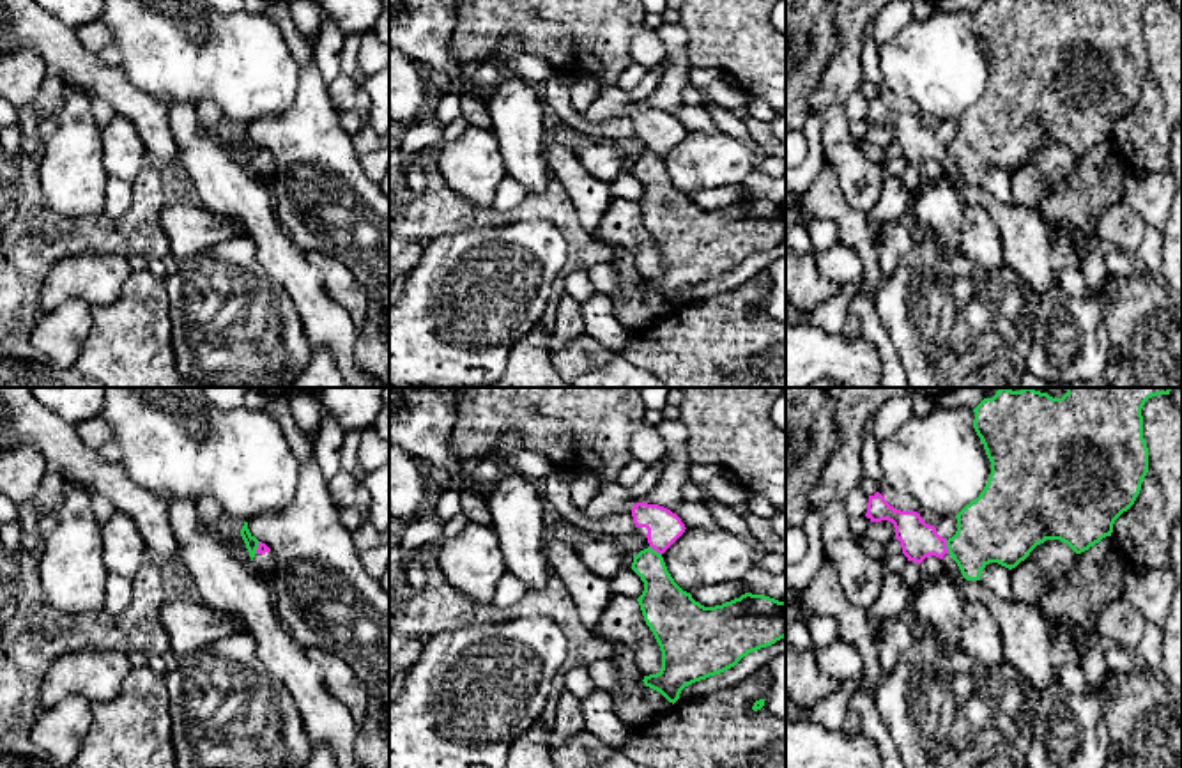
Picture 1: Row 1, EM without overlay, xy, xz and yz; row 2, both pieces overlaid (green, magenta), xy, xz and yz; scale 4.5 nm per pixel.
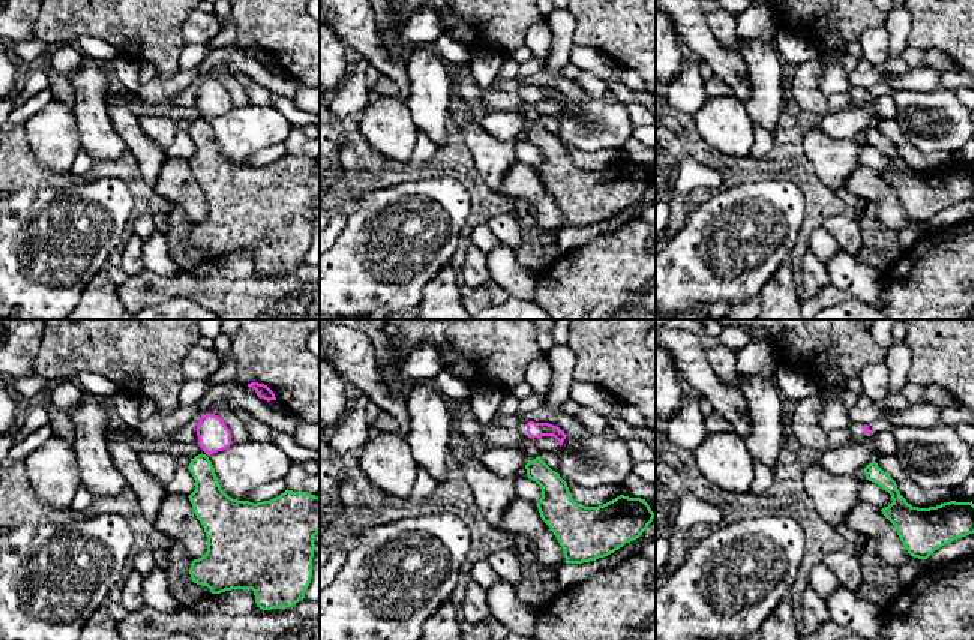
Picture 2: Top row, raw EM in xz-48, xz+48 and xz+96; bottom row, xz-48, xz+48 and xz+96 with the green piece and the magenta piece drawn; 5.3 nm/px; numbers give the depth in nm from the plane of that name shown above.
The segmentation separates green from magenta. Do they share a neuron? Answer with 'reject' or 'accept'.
reject

